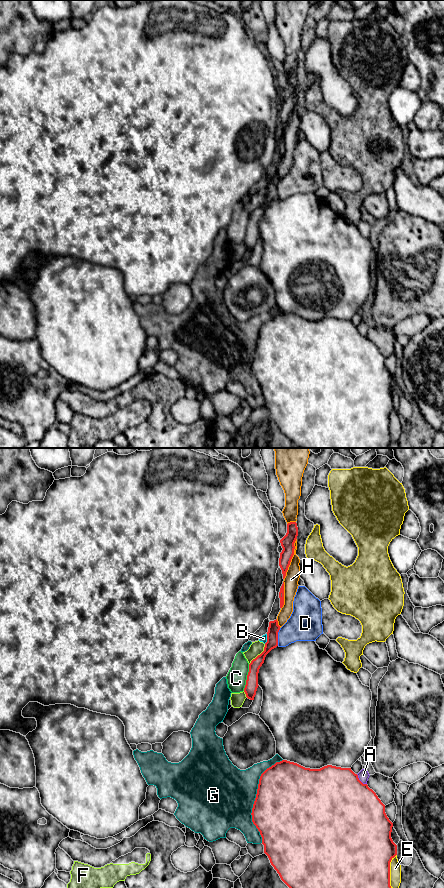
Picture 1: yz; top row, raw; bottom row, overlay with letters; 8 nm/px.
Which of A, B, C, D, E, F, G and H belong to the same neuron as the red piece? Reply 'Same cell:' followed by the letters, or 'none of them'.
Same cell: none of them

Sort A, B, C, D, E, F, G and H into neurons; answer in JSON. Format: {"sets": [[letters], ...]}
{"sets": [["A"], ["B", "H"], ["C"], ["D"], ["E"], ["F"], ["G"]]}

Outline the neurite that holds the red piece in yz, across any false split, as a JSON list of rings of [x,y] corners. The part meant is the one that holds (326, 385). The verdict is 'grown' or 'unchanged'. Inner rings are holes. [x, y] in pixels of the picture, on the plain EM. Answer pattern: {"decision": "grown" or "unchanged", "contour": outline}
{"decision": "unchanged", "contour": [[[282,312],[267,320],[260,328],[256,350],[252,360],[252,374],[260,384],[264,405],[281,432],[299,448],[388,448],[390,438],[390,414],[397,407],[397,397],[391,390],[393,375],[385,365],[385,357],[376,345],[363,336],[351,320],[332,317],[320,321],[305,320],[297,315]]]}

